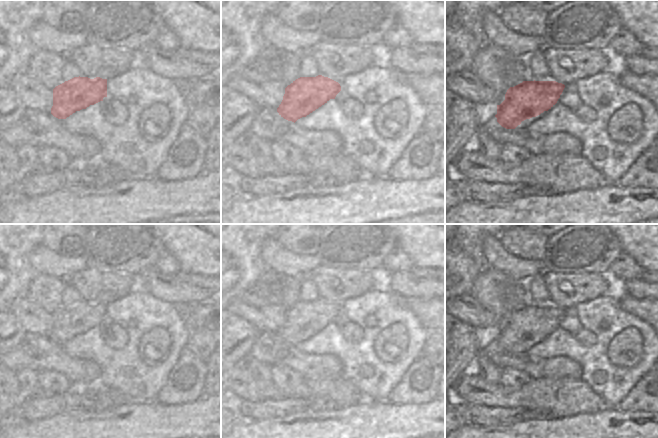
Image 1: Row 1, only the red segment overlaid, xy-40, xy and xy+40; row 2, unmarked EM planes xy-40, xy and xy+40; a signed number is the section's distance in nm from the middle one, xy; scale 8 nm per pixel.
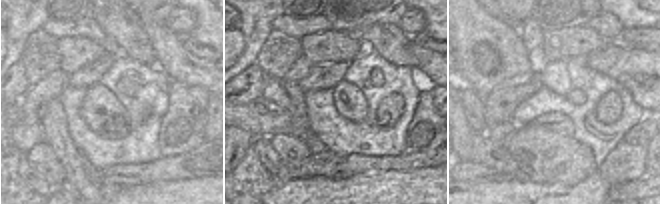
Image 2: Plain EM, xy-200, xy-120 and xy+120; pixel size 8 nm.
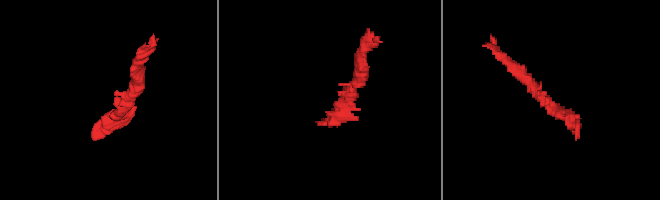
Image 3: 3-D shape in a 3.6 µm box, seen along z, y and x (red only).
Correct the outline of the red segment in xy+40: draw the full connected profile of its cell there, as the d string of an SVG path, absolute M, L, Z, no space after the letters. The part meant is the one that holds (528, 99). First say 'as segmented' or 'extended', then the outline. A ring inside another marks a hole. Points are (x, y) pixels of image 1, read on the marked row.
as segmented; M523 81L510 87L505 100L497 105L497 122L506 129L515 129L522 121L551 109L565 85L556 81Z

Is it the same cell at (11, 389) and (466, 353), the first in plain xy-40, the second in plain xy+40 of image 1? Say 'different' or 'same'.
different

